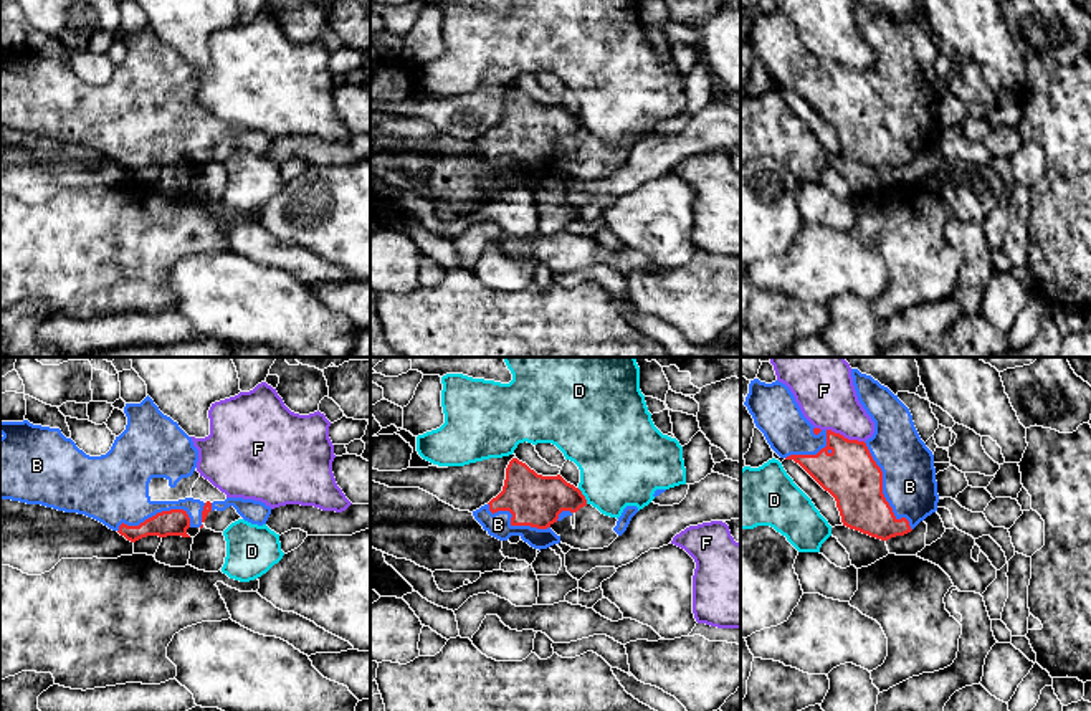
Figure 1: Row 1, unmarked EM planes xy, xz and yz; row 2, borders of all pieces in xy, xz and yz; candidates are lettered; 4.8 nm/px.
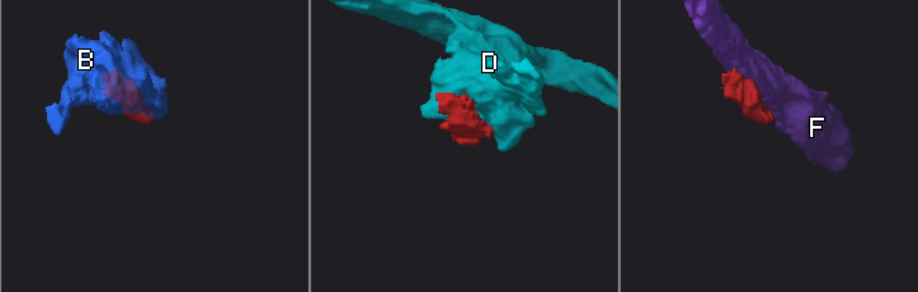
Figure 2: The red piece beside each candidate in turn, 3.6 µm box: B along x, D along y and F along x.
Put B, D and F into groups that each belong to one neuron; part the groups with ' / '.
B / D / F

